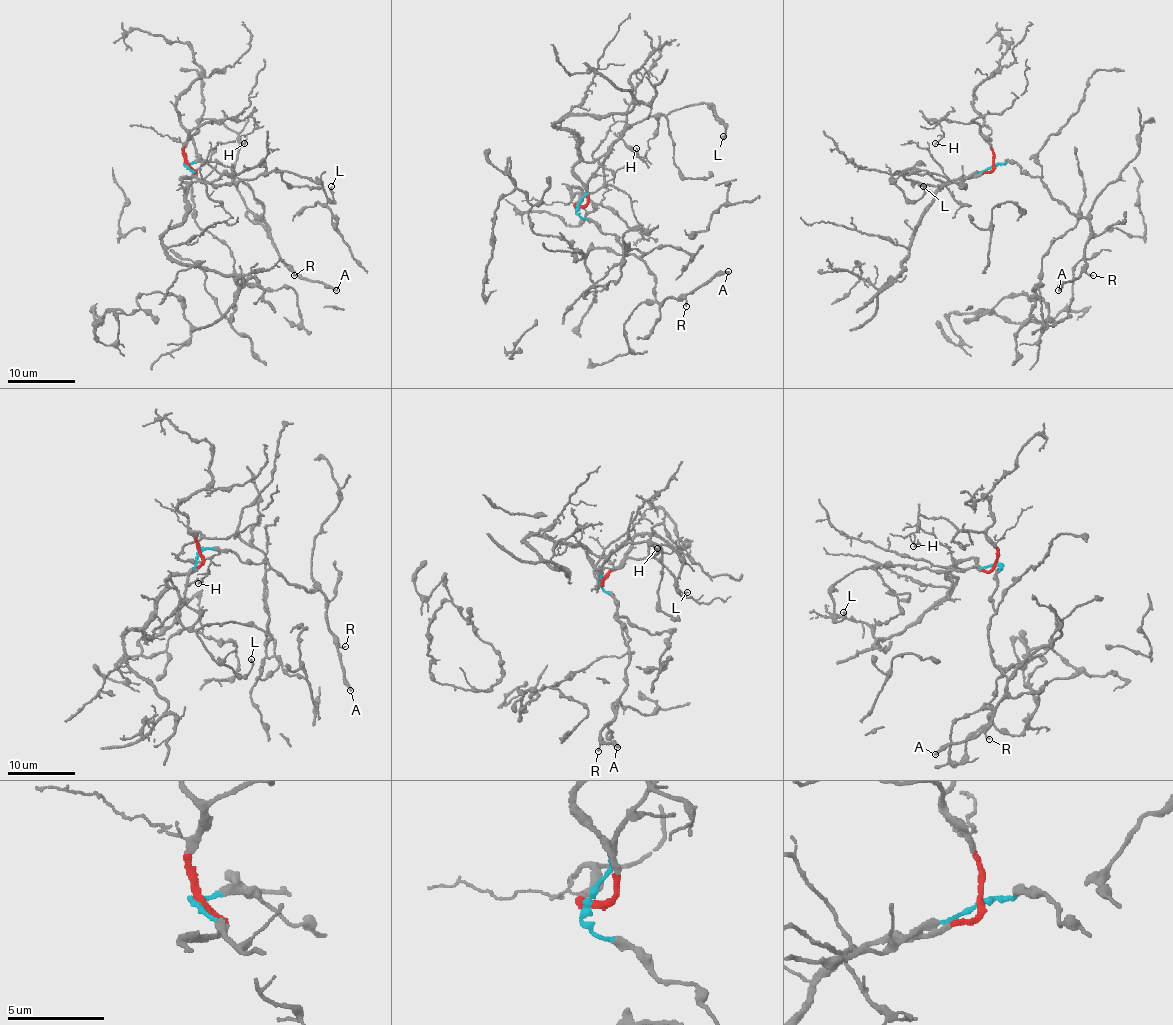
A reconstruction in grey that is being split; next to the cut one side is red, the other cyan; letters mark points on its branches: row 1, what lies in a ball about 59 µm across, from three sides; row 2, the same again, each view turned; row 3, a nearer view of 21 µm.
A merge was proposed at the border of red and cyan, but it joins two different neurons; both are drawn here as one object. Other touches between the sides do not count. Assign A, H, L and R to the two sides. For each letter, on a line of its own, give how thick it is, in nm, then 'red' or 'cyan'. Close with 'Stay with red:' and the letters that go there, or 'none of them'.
A: 280 nm thick; cyan
H: 120 nm thick; red
L: 180 nm thick; cyan
R: 130 nm thick; cyan
Stay with red: H

